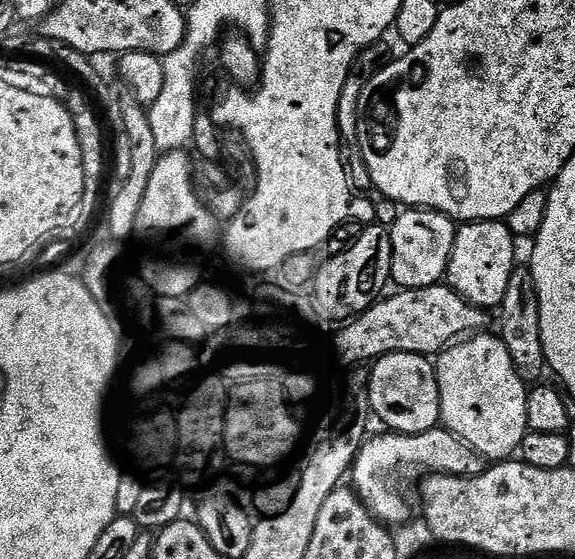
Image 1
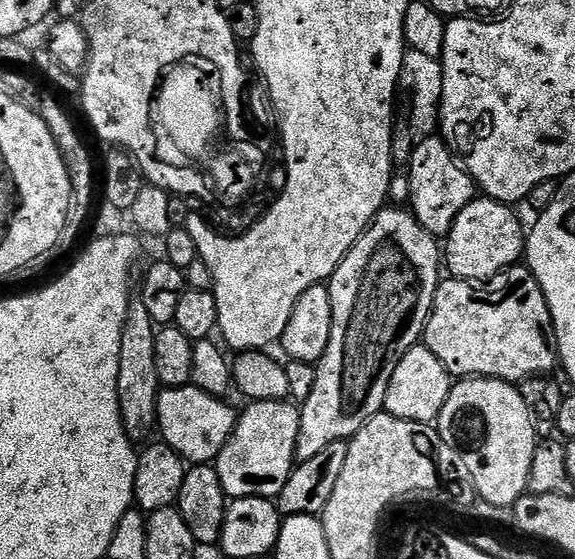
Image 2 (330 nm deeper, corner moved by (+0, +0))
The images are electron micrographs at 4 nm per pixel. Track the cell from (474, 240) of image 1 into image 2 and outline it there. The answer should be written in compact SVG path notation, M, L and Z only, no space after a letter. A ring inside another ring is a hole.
M477 198L458 214L458 218L454 218L454 226L442 244L442 260L455 279L488 282L491 276L507 273L516 266L511 264L519 260L521 263L526 252L526 228L512 212L515 211L509 205L499 204L497 200Z

